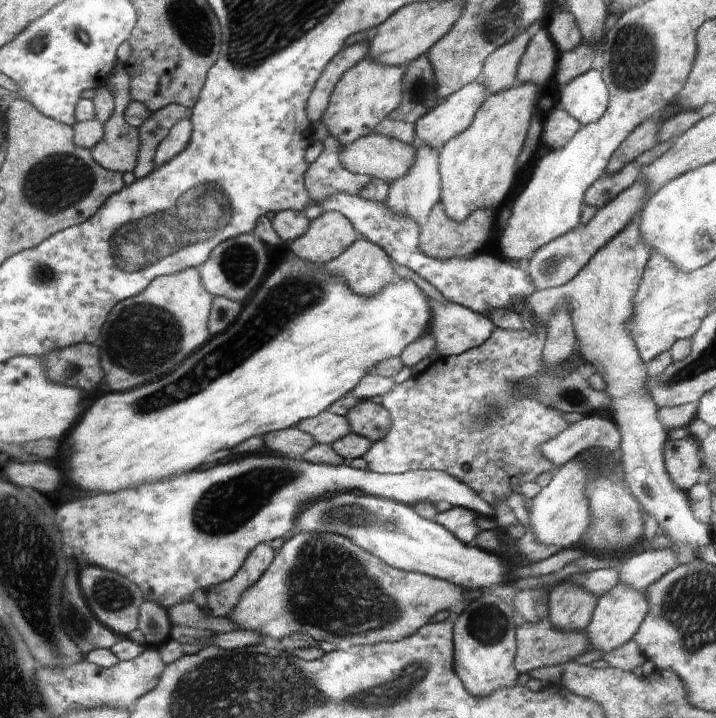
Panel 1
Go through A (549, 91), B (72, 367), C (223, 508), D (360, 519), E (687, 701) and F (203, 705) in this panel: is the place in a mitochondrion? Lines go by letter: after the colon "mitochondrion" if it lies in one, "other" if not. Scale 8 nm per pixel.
A: other
B: mitochondrion
C: mitochondrion
D: mitochondrion
E: other
F: mitochondrion

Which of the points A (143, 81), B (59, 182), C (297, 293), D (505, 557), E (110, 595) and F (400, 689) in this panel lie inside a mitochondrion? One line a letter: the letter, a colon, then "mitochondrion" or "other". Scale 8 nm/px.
A: other
B: mitochondrion
C: mitochondrion
D: other
E: mitochondrion
F: mitochondrion

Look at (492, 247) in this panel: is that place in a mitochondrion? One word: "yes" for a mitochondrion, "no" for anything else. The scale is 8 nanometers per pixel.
no

